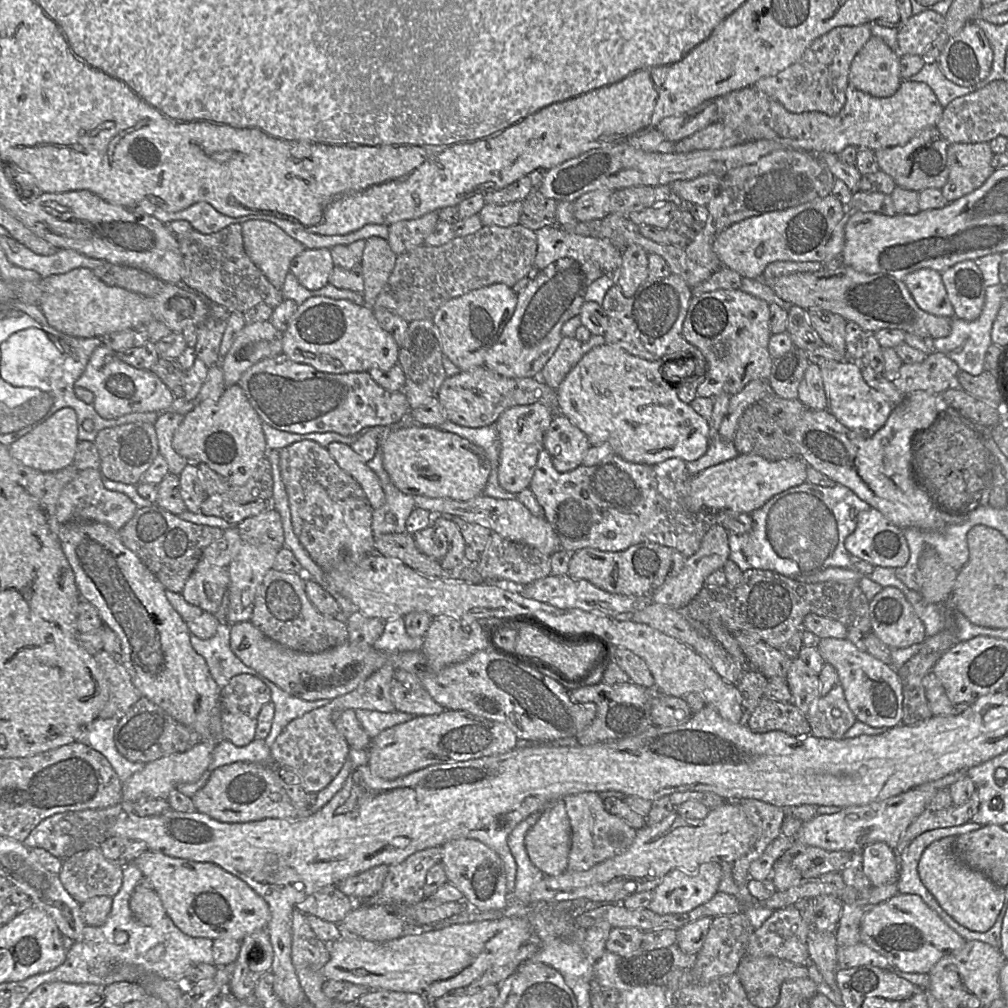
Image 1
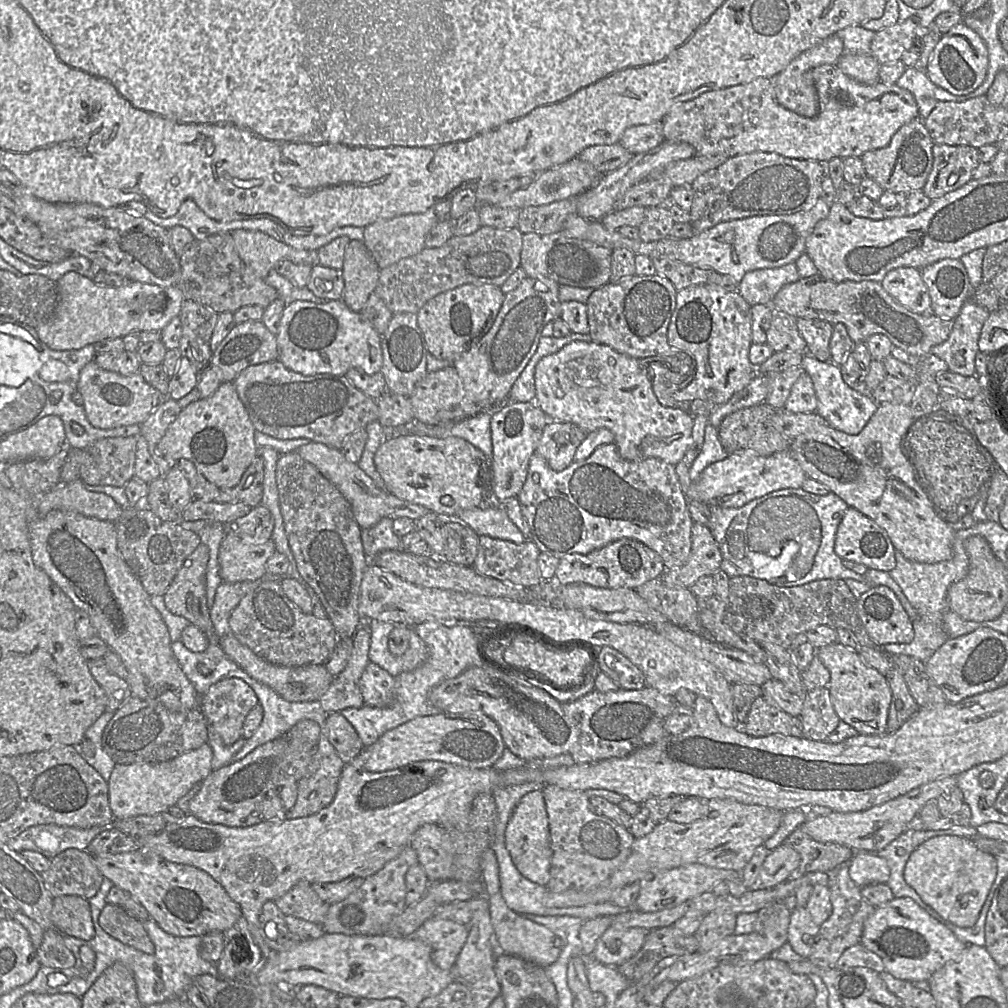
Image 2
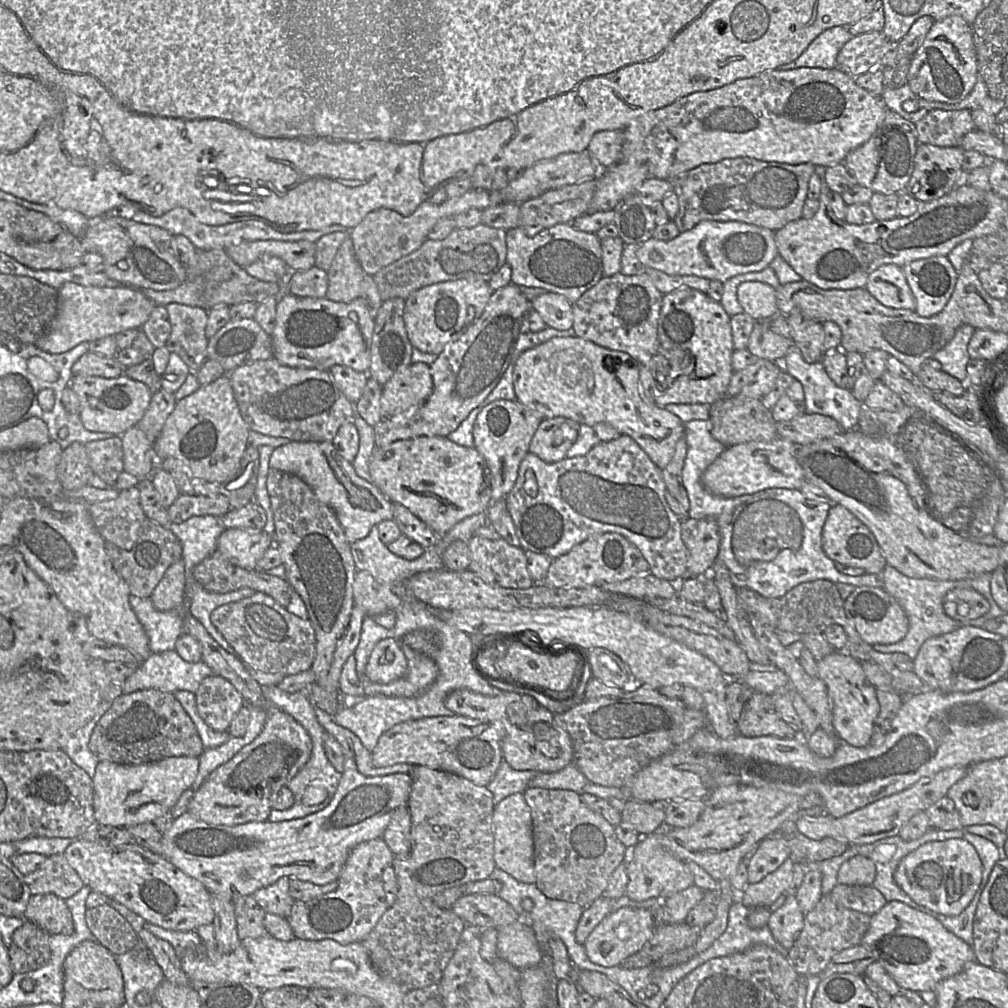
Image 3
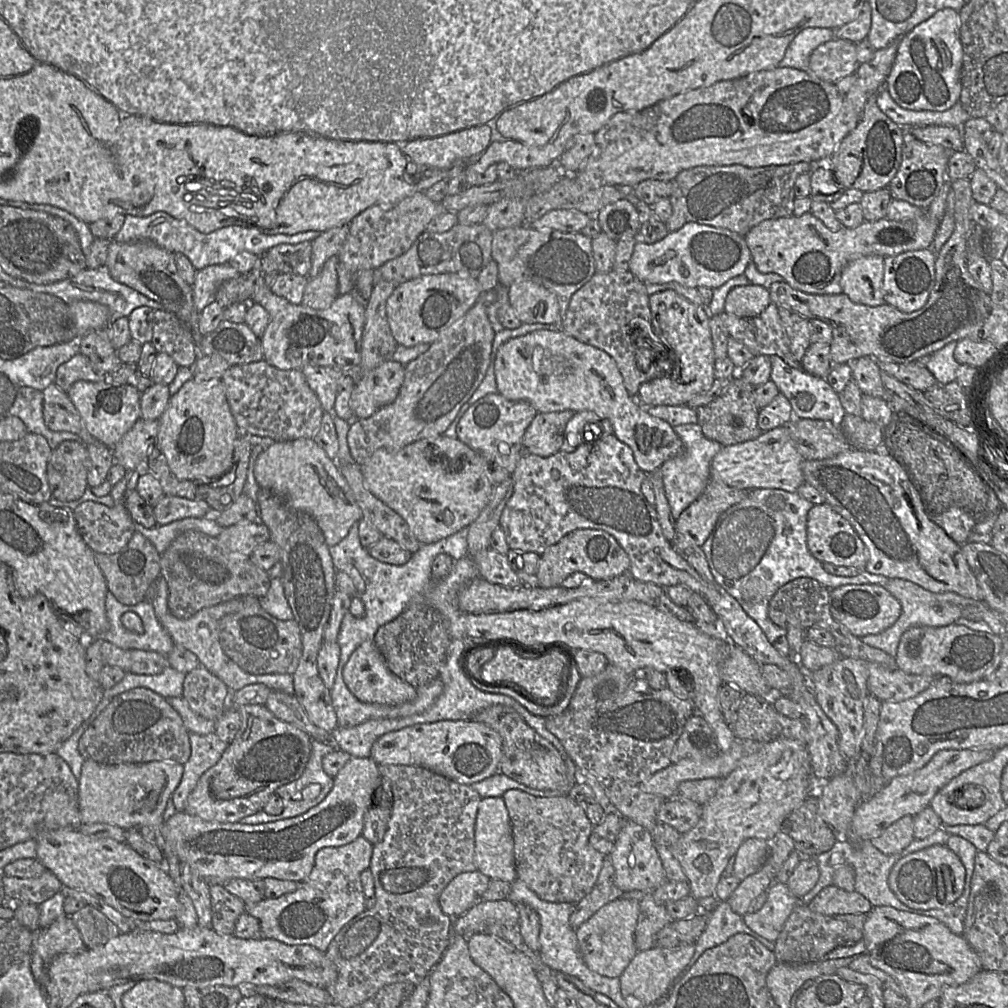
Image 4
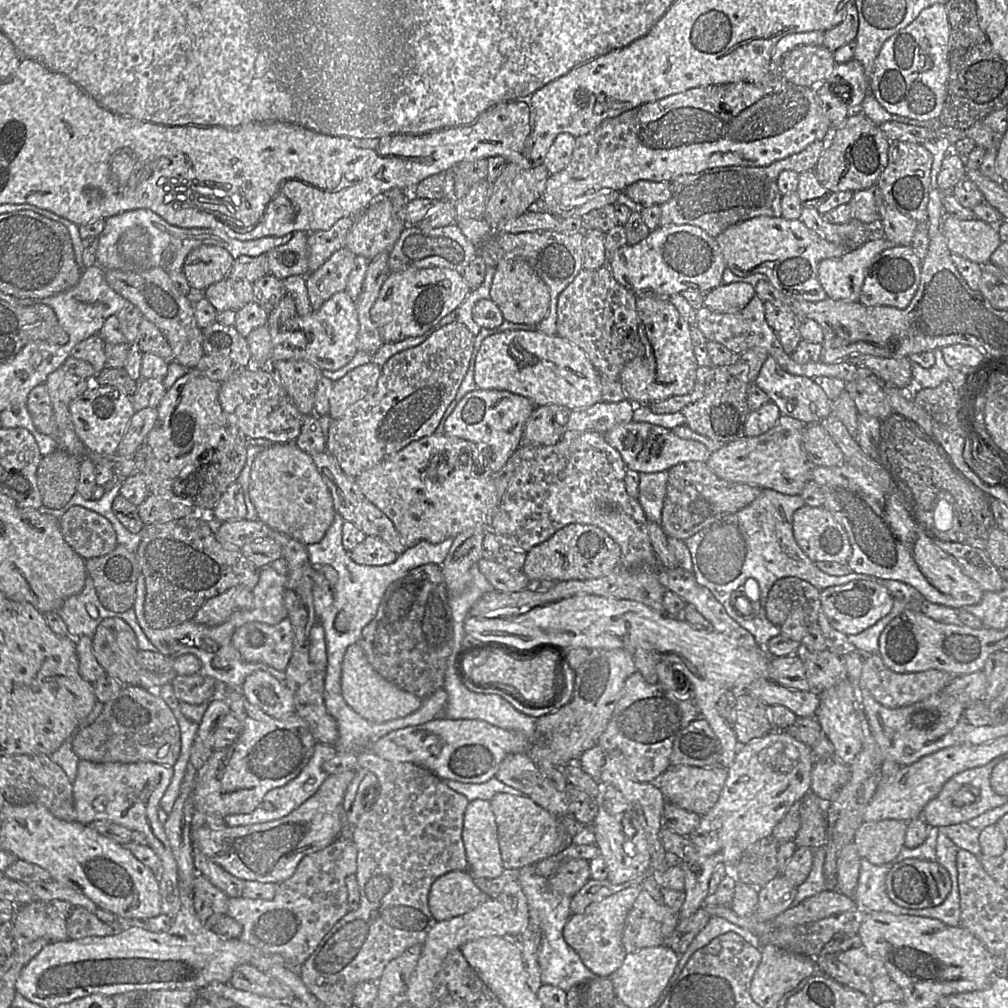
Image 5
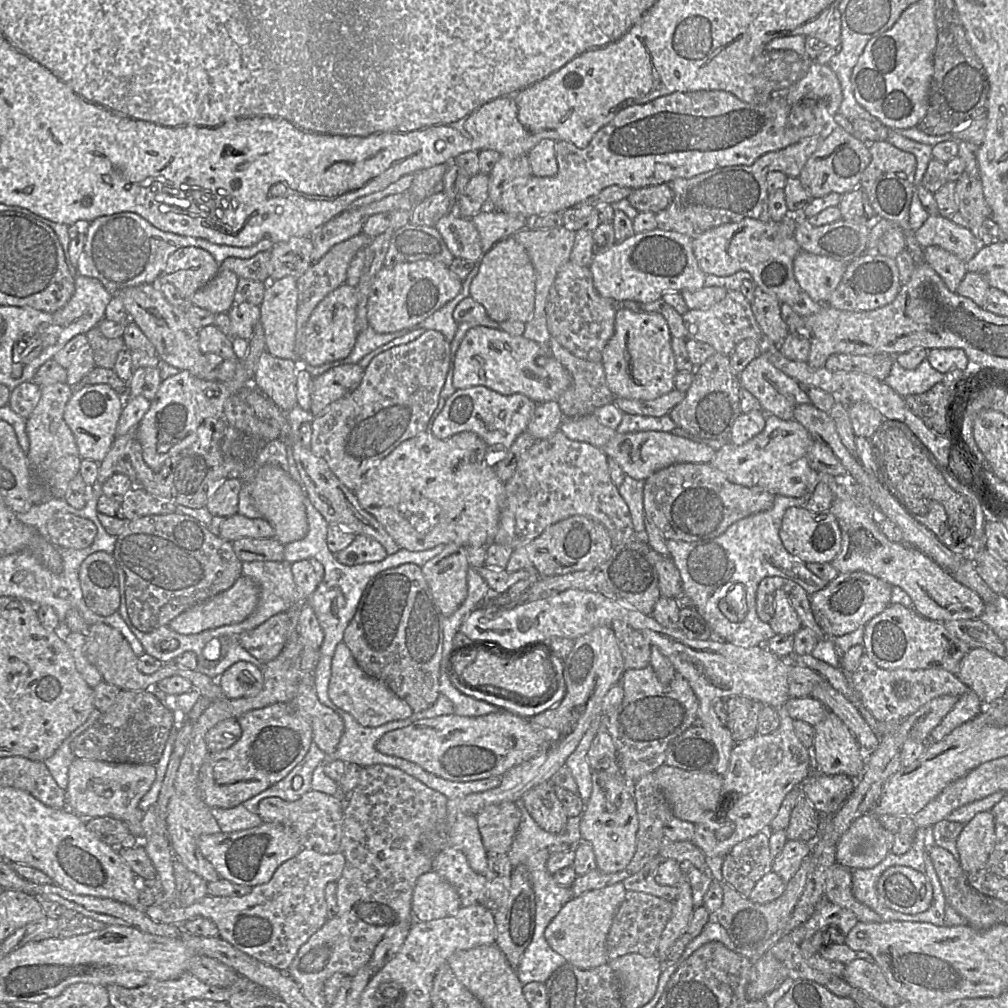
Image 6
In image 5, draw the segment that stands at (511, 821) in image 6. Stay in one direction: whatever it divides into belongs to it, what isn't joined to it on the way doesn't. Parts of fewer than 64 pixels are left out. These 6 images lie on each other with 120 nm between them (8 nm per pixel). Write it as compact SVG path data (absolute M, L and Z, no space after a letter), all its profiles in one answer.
M499 793L490 800L498 829L498 841L504 869L521 869L554 856L572 844L573 837L585 825L574 817L555 817L527 796Z

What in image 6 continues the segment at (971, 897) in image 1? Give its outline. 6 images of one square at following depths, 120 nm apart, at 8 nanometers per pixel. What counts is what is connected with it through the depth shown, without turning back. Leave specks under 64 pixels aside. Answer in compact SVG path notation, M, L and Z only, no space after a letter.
M908 866L887 868L878 880L877 892L887 907L905 914L927 910L933 899L927 876Z

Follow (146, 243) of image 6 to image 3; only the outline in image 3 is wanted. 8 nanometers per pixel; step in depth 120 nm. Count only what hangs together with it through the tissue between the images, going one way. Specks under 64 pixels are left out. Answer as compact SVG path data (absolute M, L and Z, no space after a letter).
M176 207L162 216L151 216L143 211L137 211L132 220L160 227L167 230L173 236L183 235L188 238L193 245L199 250L213 250L213 249L227 249L230 246L240 244L245 241L260 241L260 240L279 240L279 241L300 241L307 240L316 243L318 239L328 233L332 232L348 232L344 226L341 225L330 225L321 230L307 230L307 231L297 231L291 233L285 233L277 231L266 224L255 221L239 221L233 222L225 225L211 226L201 223L188 209L183 207Z

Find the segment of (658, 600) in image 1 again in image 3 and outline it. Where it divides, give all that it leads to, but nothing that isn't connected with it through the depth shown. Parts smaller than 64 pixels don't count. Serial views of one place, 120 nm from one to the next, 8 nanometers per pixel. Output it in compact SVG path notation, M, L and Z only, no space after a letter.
M712 518L682 519L681 537L688 552L687 571L683 579L702 579L718 558L720 534Z

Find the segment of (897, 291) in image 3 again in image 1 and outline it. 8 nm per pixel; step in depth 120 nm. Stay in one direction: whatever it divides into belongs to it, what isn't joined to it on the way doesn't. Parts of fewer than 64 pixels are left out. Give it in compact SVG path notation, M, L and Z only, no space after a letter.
M919 269L907 274L902 280L922 310L936 316L955 317L940 272Z

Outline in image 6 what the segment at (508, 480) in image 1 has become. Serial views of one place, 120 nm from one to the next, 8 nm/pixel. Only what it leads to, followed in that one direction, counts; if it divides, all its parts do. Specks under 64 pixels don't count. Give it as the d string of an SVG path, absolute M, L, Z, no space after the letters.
M484 386L456 389L432 421L429 432L438 439L445 439L460 432L474 432L487 445L485 461L495 467L503 460L513 442L526 431L534 414L536 403L523 394L502 395Z

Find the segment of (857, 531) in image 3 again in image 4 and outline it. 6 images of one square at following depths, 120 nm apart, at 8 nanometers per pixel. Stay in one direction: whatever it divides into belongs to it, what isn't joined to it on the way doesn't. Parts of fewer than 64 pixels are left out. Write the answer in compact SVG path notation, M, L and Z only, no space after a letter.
M827 503L814 505L808 512L807 547L820 562L836 566L865 570L869 560L869 551L854 527Z

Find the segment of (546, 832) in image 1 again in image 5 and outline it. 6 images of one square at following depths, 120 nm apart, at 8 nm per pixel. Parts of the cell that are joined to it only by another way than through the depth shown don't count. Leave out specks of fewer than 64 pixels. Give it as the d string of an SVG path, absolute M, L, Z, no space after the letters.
M490 801L470 802L464 814L462 839L472 876L494 879L505 870L498 829Z

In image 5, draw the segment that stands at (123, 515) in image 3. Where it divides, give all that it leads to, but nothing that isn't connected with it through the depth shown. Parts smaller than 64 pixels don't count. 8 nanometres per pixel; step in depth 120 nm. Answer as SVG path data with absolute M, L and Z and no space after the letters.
M82 506L67 509L59 525L64 540L84 560L103 556L118 545L111 522Z

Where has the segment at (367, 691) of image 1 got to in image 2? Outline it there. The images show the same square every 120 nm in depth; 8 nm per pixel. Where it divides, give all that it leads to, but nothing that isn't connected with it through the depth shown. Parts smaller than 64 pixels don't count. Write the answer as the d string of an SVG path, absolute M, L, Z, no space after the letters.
M368 623L362 624L357 629L352 641L352 651L345 668L334 677L328 690L319 699L326 714L340 712L346 708L360 708L365 705L360 690L360 679L370 663Z

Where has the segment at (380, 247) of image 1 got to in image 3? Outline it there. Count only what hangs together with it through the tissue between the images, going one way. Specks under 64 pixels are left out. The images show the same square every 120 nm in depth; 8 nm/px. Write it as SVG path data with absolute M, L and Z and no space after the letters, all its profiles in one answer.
M349 236L339 247L327 274L328 288L325 298L349 303L361 296L362 283L367 274L356 258Z

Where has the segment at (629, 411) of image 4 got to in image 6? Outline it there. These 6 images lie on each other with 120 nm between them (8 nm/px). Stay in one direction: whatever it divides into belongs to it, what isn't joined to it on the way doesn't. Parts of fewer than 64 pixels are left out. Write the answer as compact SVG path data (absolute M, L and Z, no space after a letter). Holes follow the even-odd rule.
M485 326L470 328L452 357L452 384L455 389L484 386L502 395L523 394L540 404L557 399L571 385L572 379L566 368L549 352L535 341L521 336L513 336L501 329ZM663 431L616 433L602 449L608 458L621 467L626 476L643 481L653 473L673 464L710 463L716 453L708 445Z

